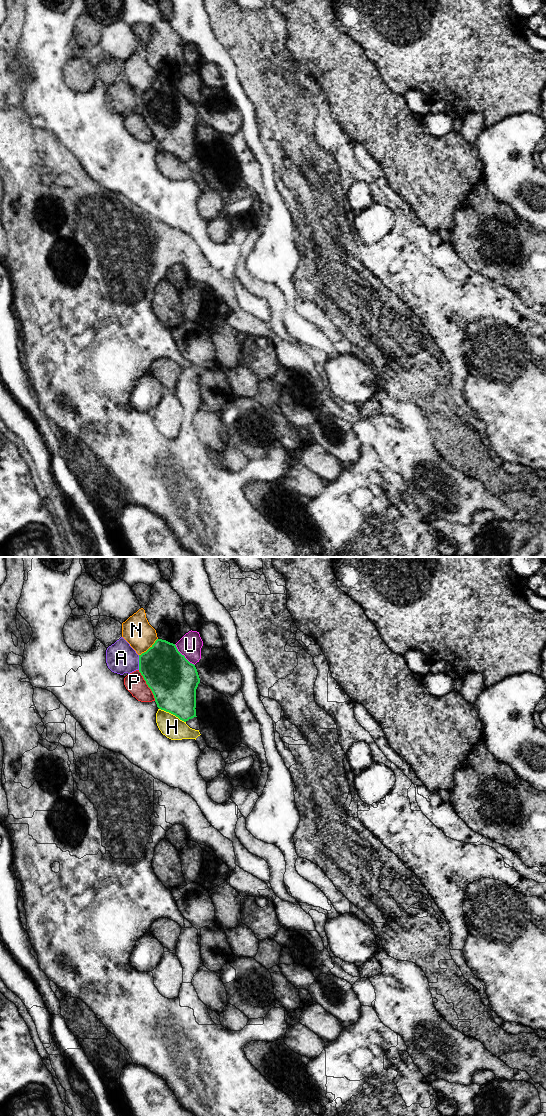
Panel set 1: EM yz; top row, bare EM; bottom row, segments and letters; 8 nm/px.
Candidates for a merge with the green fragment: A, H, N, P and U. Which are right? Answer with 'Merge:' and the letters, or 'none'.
Merge: none

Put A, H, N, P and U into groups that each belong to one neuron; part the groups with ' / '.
A / H / N / P / U

